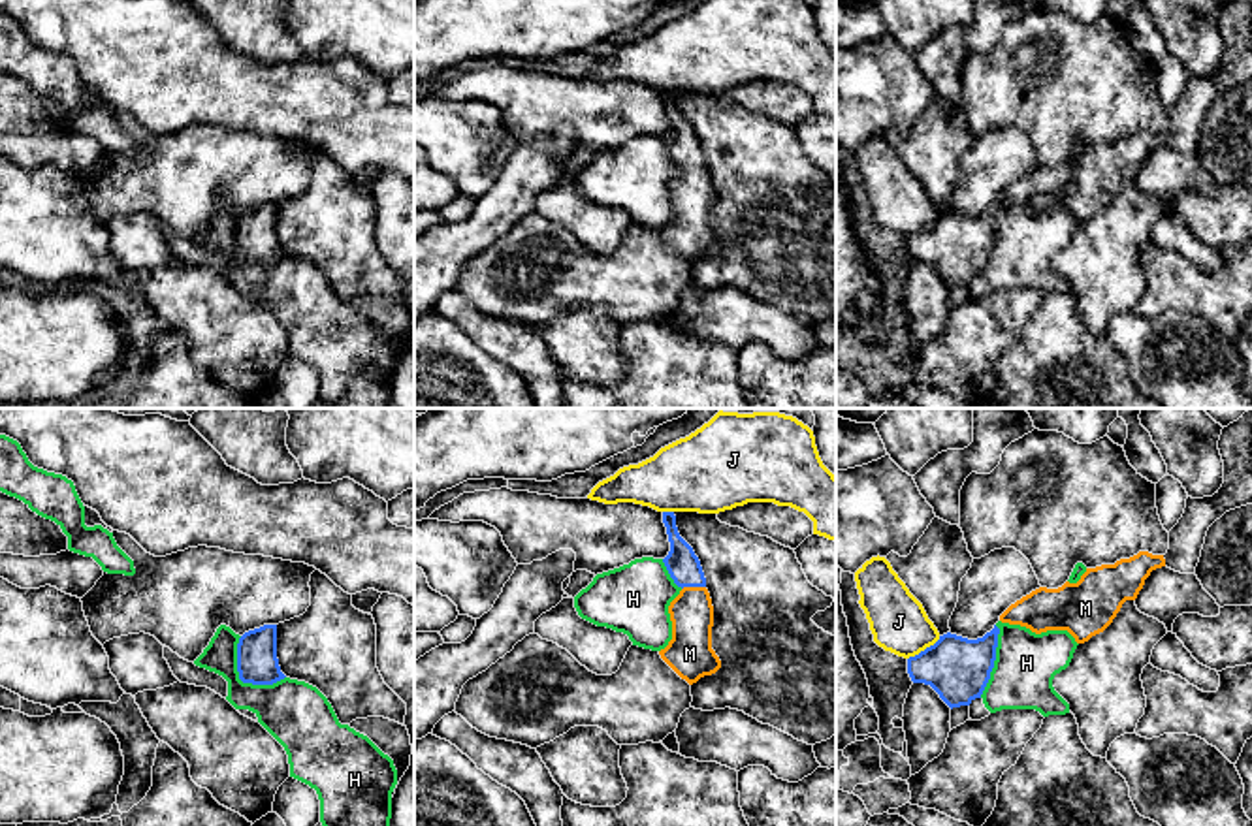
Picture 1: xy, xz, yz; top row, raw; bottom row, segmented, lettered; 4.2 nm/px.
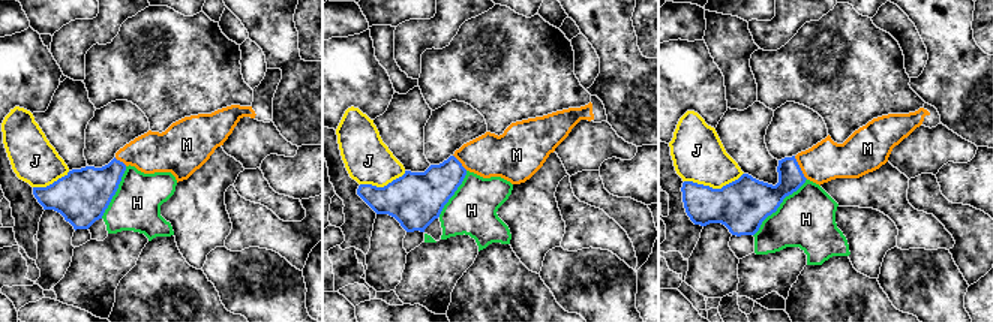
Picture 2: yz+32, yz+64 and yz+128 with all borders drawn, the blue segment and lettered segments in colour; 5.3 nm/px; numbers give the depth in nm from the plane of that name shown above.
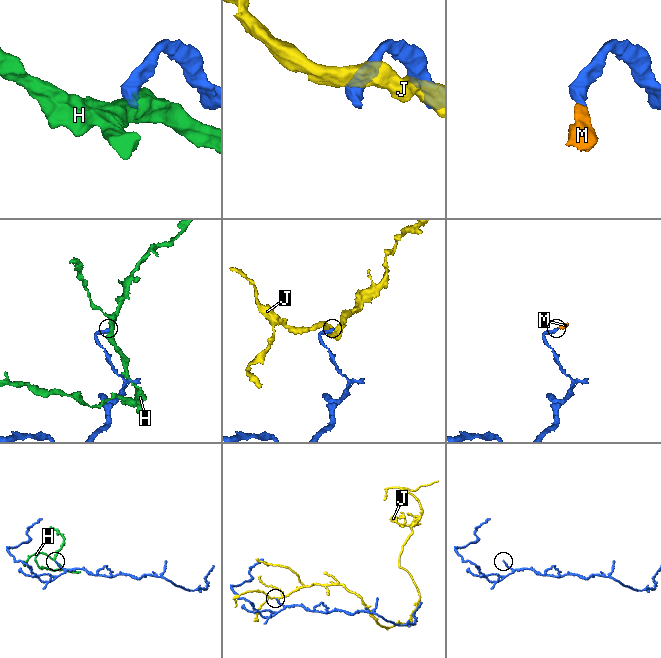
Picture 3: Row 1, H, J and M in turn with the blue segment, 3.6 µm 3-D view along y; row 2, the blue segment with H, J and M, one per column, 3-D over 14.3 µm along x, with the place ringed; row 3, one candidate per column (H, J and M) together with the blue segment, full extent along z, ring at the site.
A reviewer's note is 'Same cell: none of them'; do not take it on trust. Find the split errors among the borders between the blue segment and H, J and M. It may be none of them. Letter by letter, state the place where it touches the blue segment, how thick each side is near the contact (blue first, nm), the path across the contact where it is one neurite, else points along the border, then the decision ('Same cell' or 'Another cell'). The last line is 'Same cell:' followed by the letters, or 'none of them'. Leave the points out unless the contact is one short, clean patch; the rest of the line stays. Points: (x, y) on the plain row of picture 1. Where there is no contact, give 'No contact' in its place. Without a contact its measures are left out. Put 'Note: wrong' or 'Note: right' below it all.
H: Touches blue at xy (241, 258). Thickness 180 nm (blue) against 260 nm. Another cell
J: Touches blue at yz (925, 228). Thickness 280 nm (blue) against 240 nm. Another cell
M: Touches blue at xz (693, 164). Thickness 140 nm (blue) against 190 nm. Path across: xz (684, 145), (693, 164), (691, 190). Same cell
Same cell: M
Note: wrong

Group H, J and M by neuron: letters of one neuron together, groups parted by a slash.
H / J / M

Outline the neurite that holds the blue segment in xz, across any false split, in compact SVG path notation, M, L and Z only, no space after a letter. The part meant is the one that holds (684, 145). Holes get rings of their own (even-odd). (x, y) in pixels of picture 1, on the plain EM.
M663 90L670 130L663 137L670 156L682 167L670 181L672 218L661 237L689 263L721 246L712 228L714 184L706 156L693 126L680 115L674 90Z

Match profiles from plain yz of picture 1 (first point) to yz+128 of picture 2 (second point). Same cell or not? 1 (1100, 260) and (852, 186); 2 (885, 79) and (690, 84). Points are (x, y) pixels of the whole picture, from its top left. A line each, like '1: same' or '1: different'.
1: different
2: same

